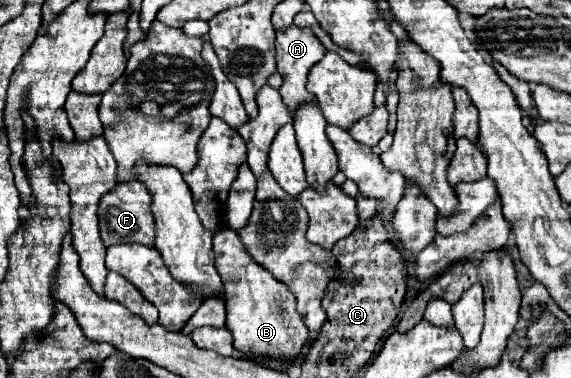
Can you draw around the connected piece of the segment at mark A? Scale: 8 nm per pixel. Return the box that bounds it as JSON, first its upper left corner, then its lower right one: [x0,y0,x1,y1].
[275,24,327,114]

